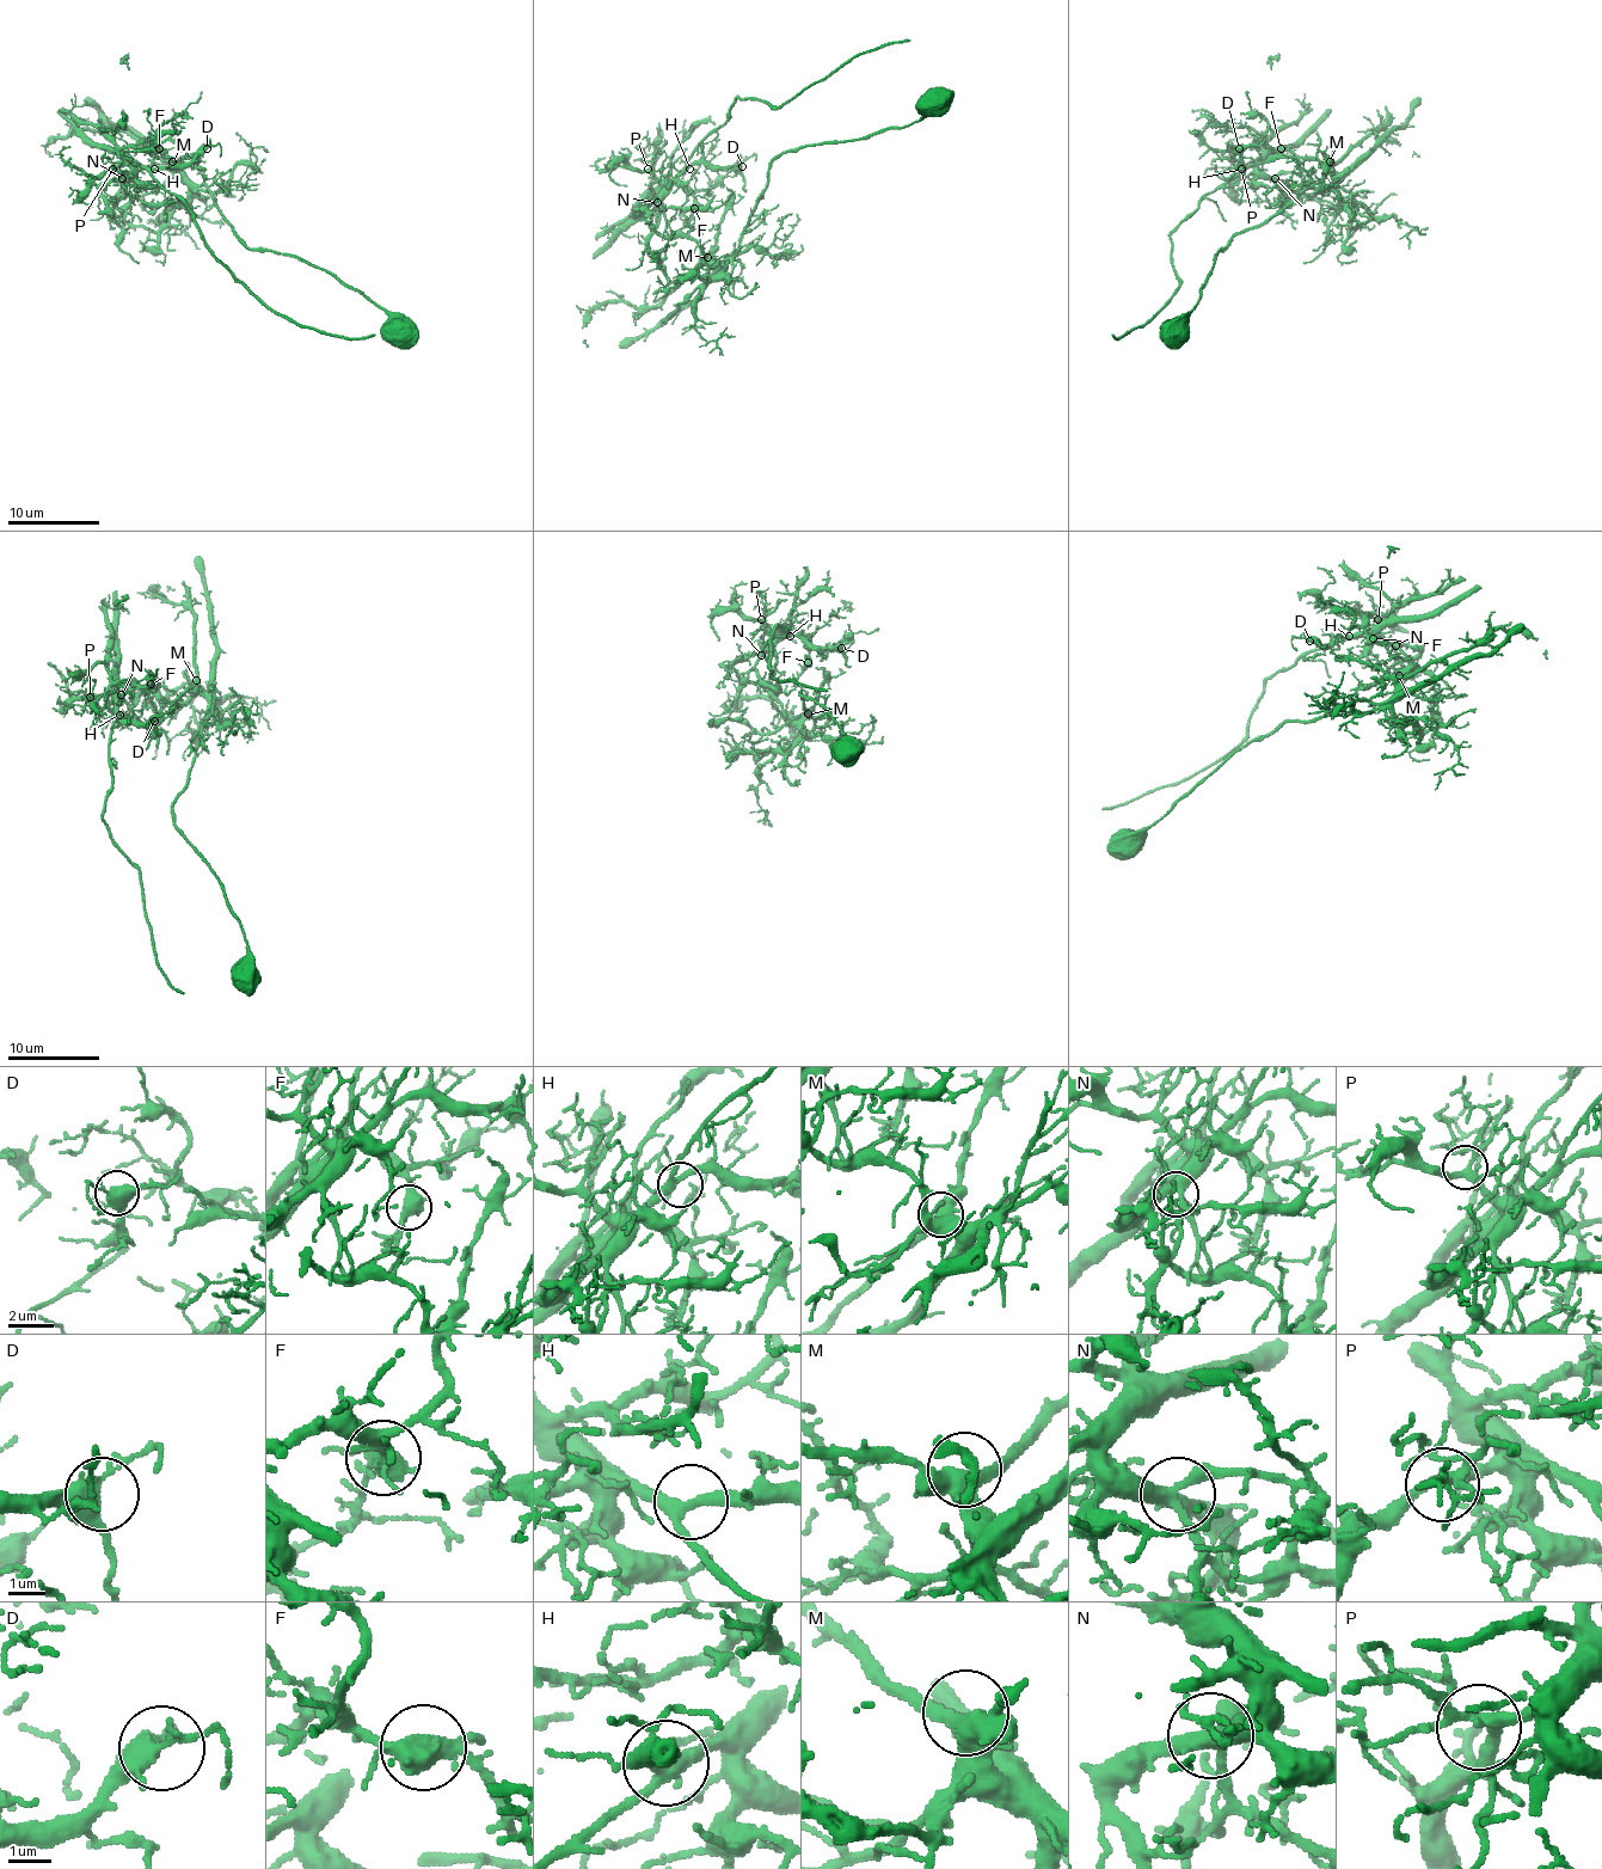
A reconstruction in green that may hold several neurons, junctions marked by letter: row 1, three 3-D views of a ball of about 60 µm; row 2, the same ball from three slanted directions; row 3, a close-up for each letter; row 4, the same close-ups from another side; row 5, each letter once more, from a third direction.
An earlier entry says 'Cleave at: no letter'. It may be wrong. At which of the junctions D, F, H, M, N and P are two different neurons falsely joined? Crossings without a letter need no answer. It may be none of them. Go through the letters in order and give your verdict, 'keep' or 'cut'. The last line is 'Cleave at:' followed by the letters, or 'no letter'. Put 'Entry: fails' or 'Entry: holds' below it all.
D: keep
F: cut
H: keep
M: keep
N: keep
P: keep
Cleave at: F
Entry: fails

